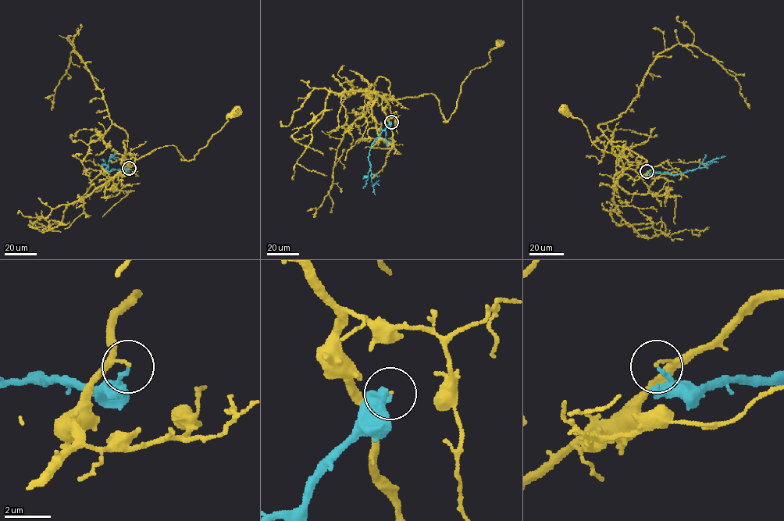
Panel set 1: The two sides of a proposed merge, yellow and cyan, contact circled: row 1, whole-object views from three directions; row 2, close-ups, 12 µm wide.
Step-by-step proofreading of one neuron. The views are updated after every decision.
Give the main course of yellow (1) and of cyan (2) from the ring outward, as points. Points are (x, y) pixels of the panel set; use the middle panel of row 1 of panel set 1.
1: (391, 122), (383, 100), (429, 94), (447, 122), (463, 81), (489, 62), (489, 51), (499, 44)
2: (391, 122), (375, 140), (369, 152), (371, 180), (375, 194)

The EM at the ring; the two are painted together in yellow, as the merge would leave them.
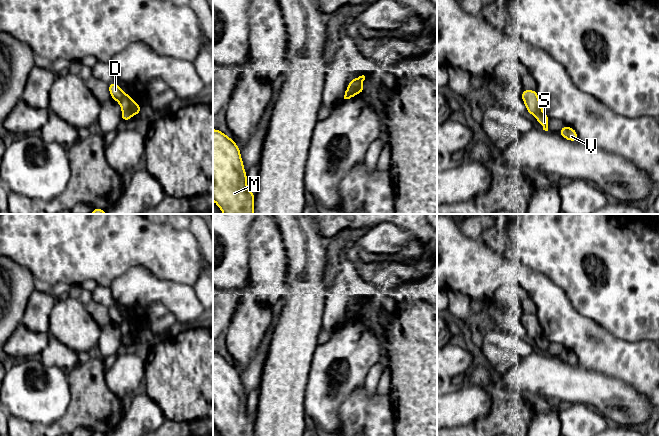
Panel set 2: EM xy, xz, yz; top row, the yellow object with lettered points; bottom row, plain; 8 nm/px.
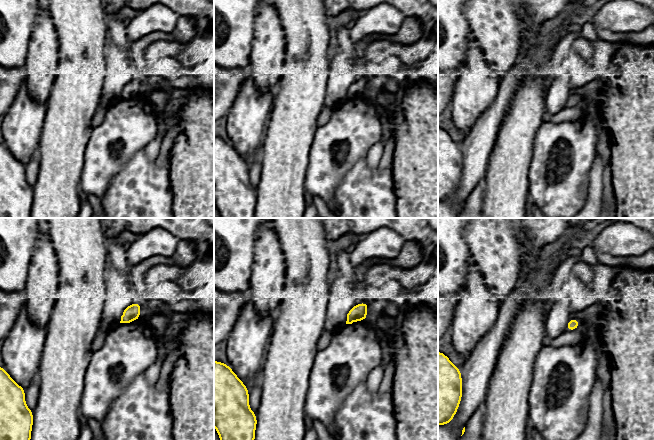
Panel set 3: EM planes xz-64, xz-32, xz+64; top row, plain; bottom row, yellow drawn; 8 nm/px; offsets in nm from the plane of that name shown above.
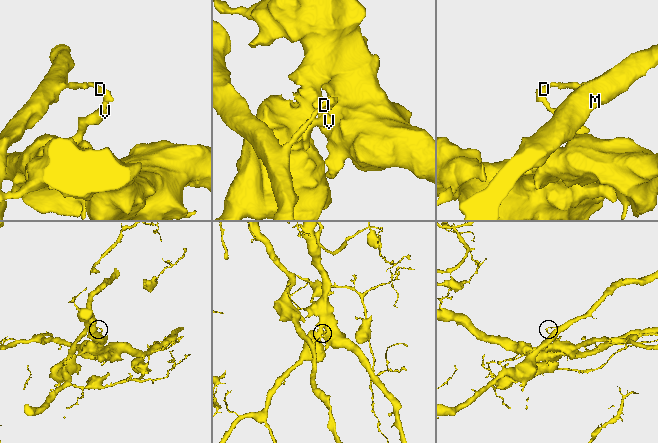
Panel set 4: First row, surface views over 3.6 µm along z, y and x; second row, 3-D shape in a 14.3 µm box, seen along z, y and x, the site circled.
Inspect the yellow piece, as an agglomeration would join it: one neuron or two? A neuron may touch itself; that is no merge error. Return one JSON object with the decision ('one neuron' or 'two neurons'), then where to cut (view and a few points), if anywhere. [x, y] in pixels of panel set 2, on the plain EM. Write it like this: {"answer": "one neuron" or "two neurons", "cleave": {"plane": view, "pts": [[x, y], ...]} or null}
{"answer": "two neurons", "cleave": {"plane": "xy", "pts": [[122, 335], [129, 336], [132, 339]]}}

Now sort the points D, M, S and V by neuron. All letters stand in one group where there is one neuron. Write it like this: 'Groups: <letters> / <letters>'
Groups: D M / S V

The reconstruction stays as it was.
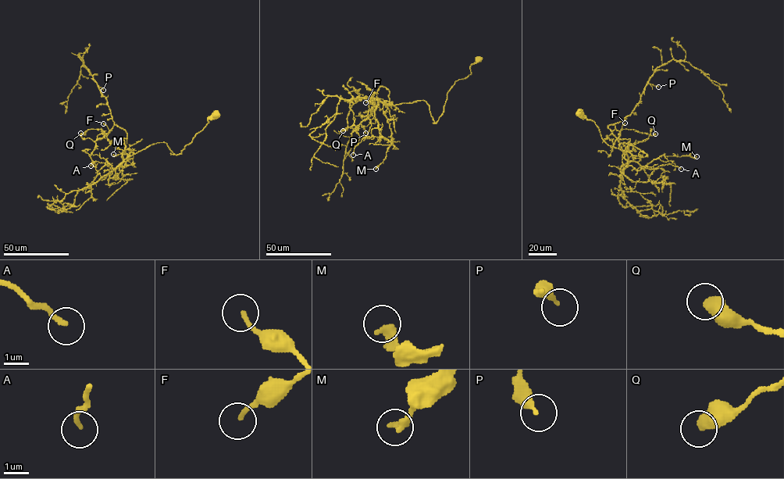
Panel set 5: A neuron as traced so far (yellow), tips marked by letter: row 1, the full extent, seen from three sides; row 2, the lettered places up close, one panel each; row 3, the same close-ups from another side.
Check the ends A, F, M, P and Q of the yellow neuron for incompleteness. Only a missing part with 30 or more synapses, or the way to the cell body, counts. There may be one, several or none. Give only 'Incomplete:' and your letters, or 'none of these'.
Incomplete: none of these

